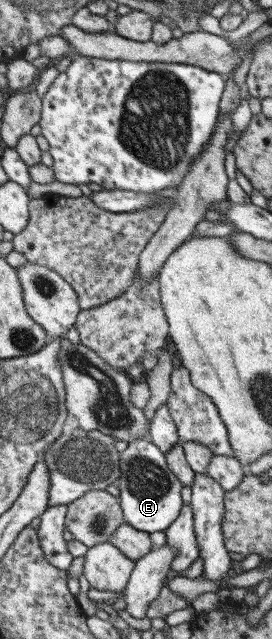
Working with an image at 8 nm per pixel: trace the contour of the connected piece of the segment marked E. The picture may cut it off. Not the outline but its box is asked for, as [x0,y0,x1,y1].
[119,439,184,534]

